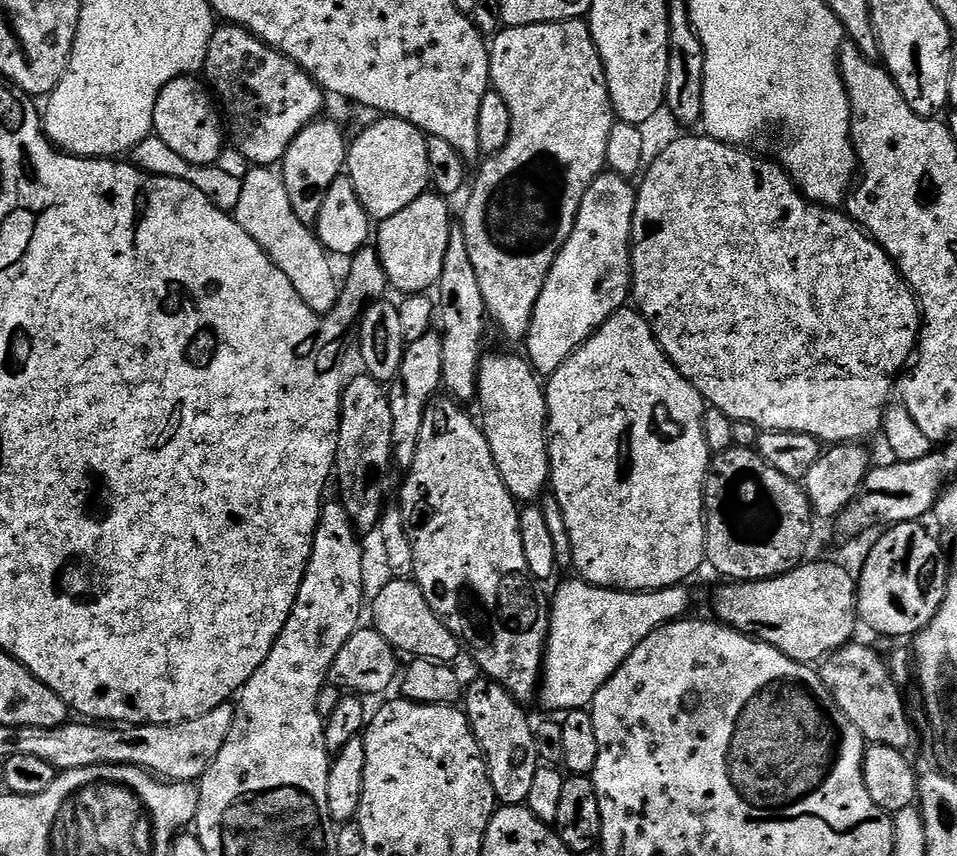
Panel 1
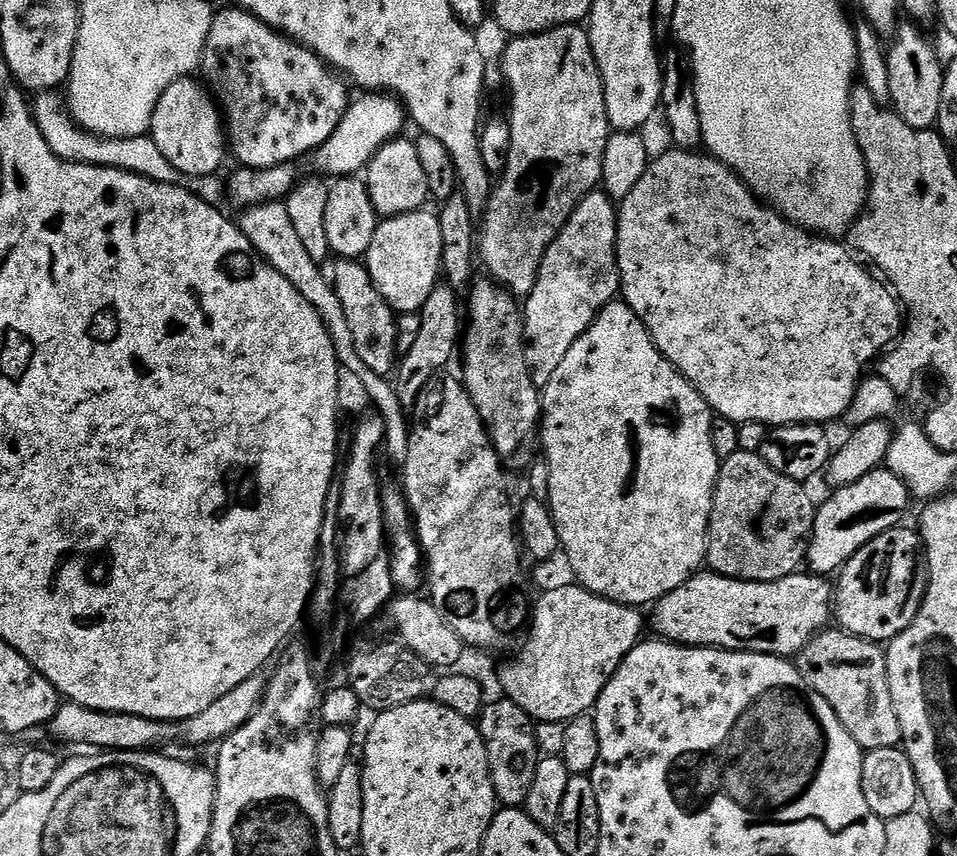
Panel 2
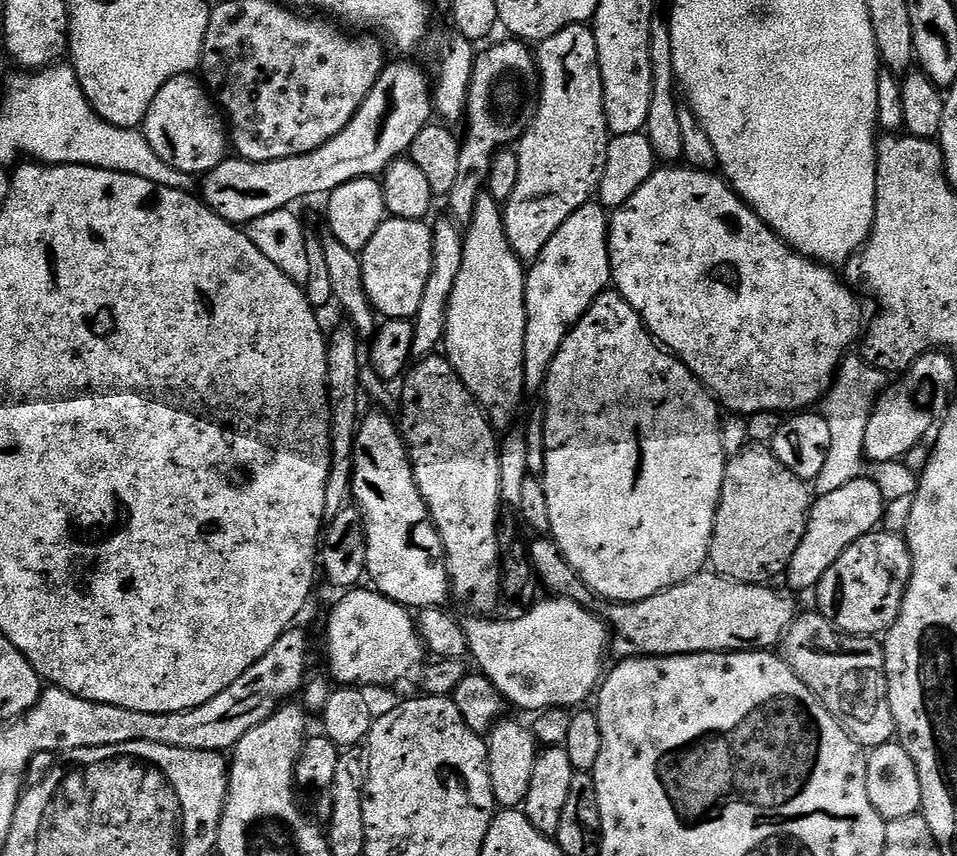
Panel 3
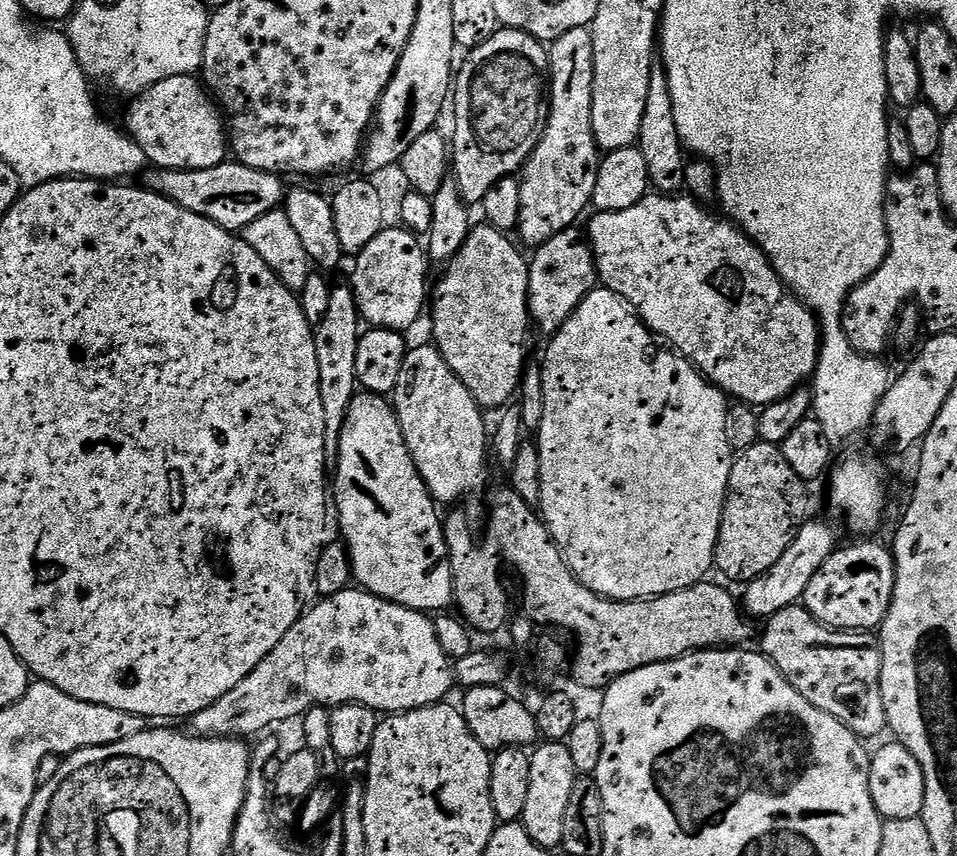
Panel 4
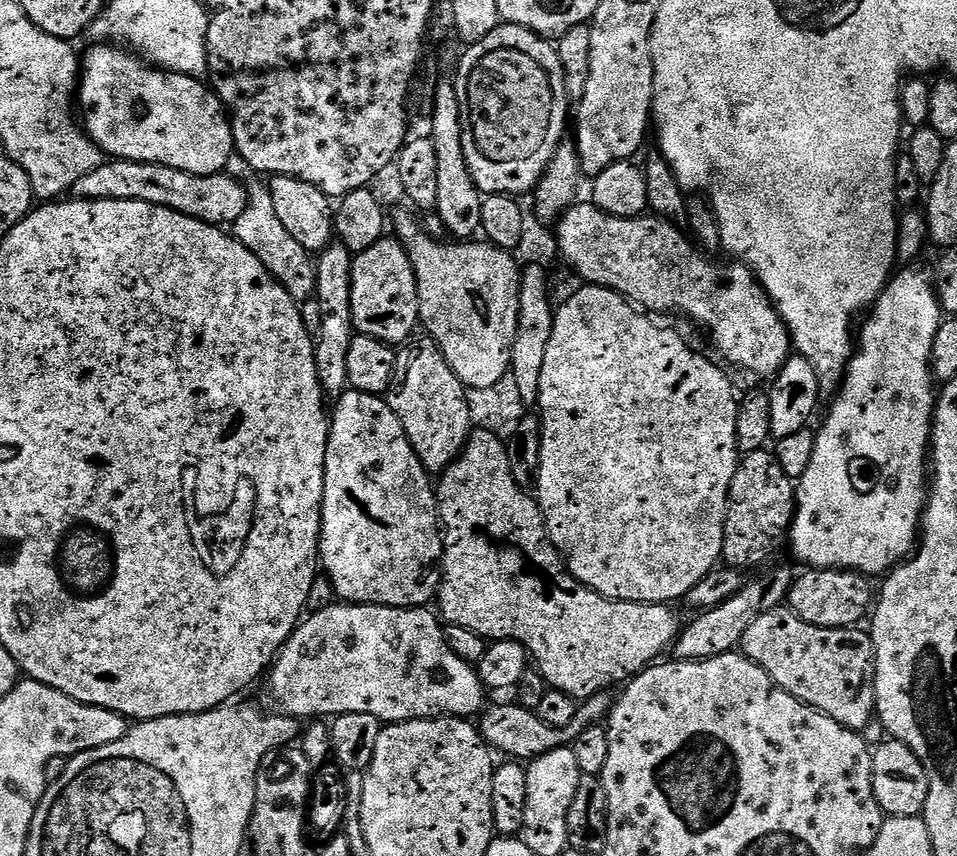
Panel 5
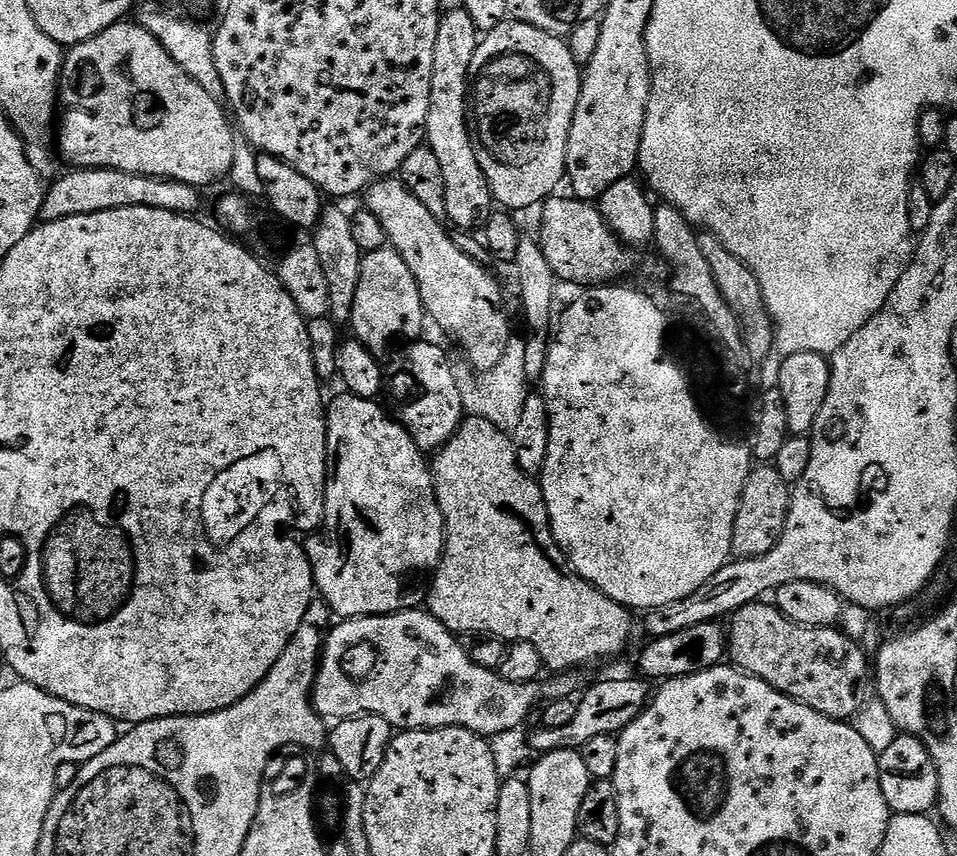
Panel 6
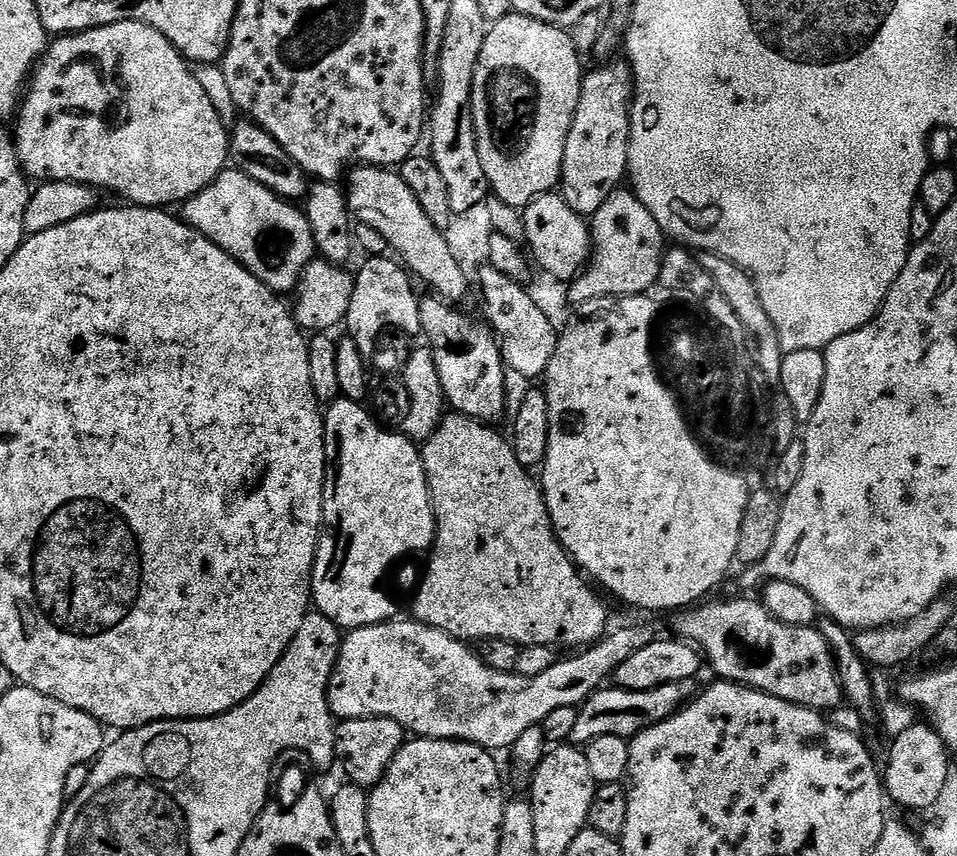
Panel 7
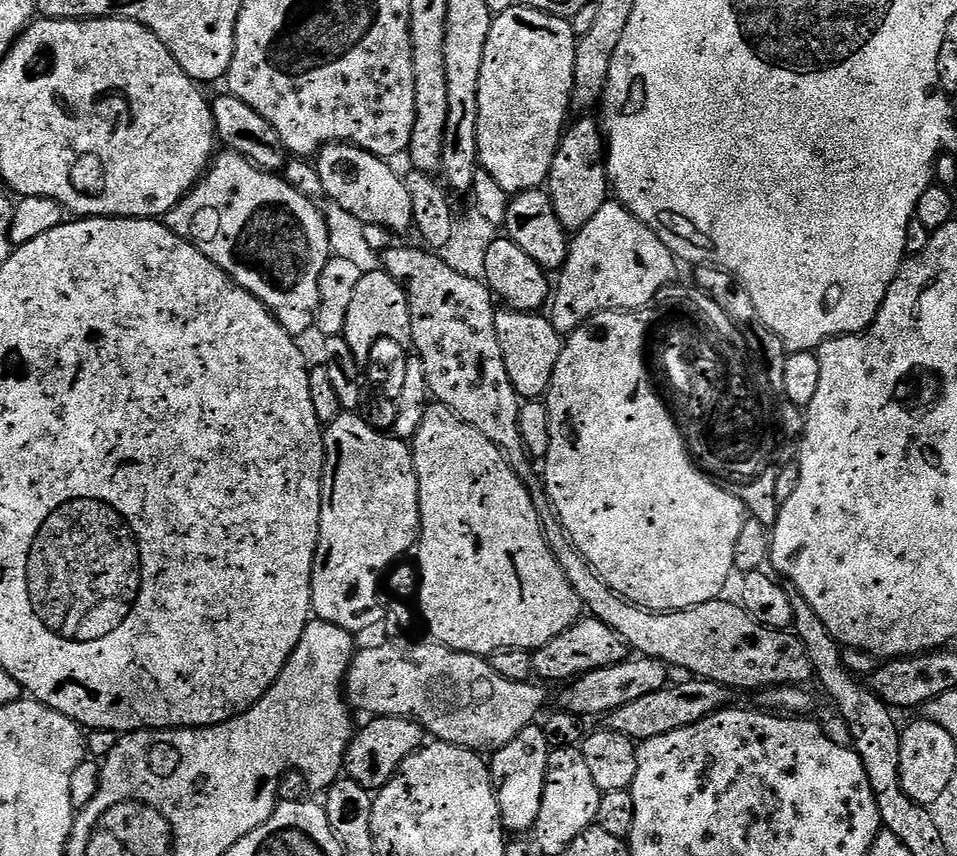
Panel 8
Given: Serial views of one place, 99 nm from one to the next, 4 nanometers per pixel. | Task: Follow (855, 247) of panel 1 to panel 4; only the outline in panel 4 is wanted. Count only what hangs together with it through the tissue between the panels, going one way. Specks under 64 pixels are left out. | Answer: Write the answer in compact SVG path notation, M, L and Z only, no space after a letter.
M649 194L643 196L638 202L634 202L634 206L628 207L627 210L596 212L593 217L593 220L588 224L588 228L586 227L586 235L589 244L592 246L592 253L596 255L596 275L599 283L605 288L614 290L614 294L618 294L635 310L636 315L643 320L644 325L652 333L659 337L661 341L669 340L669 342L664 342L671 345L681 356L685 356L725 396L733 401L741 400L744 404L763 406L786 398L786 394L790 394L805 382L811 381L816 371L816 364L820 360L820 333L822 329L817 318L788 289L788 285L781 282L774 266L768 261L768 255L739 226L723 215L717 214L715 216L712 210L698 203L687 194Z

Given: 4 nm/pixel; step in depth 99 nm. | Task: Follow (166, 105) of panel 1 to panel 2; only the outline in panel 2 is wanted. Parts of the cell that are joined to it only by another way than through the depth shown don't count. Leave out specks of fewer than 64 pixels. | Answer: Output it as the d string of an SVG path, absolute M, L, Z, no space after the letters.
M189 78L174 82L174 86L158 98L150 135L158 150L162 150L166 162L182 170L182 174L215 176L224 164L224 152L226 156L226 124L211 91L197 80Z

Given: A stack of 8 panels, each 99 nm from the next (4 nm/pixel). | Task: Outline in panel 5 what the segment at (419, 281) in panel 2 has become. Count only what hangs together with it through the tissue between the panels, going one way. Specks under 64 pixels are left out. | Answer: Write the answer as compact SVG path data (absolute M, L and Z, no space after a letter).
M385 238L374 242L370 250L355 253L352 261L350 302L352 303L352 327L359 335L378 338L393 346L407 345L413 339L412 331L420 324L420 299L412 263L399 239Z

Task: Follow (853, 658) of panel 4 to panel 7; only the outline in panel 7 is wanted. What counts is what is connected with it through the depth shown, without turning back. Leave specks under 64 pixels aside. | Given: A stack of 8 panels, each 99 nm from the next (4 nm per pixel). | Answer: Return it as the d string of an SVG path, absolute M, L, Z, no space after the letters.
M759 599L716 600L713 604L708 603L677 611L671 617L672 628L679 639L695 644L700 649L707 667L709 664L719 679L729 680L732 684L745 684L747 688L756 688L759 692L803 708L815 708L821 714L831 713L833 708L841 707L845 699L844 687L840 684L830 646L826 638L822 638L819 627L790 626L786 622L778 622L778 618L765 610Z

